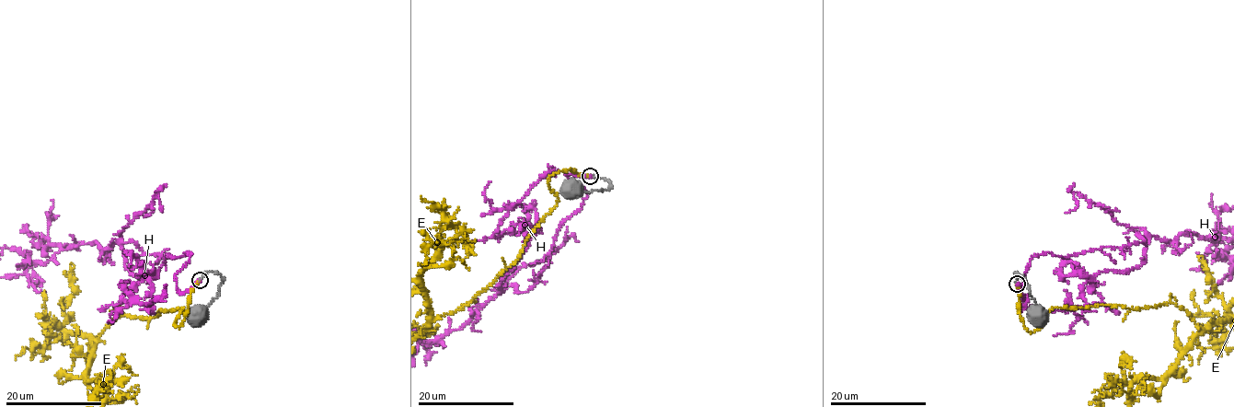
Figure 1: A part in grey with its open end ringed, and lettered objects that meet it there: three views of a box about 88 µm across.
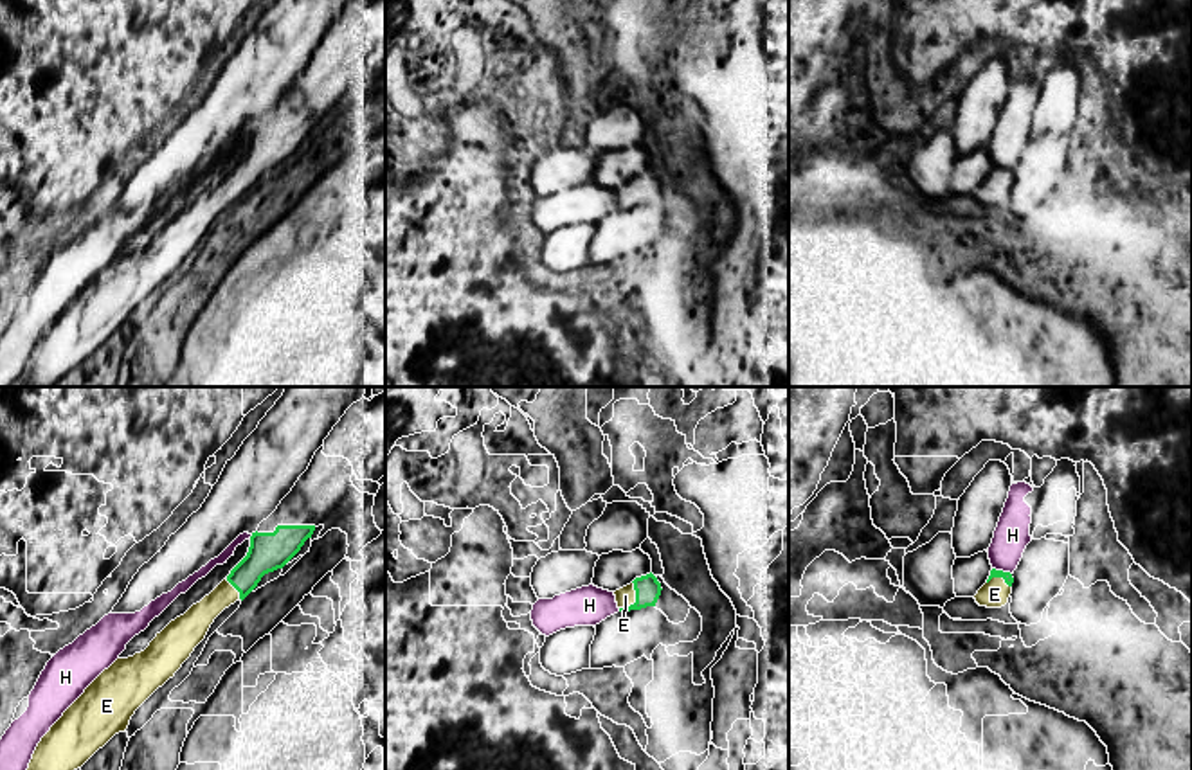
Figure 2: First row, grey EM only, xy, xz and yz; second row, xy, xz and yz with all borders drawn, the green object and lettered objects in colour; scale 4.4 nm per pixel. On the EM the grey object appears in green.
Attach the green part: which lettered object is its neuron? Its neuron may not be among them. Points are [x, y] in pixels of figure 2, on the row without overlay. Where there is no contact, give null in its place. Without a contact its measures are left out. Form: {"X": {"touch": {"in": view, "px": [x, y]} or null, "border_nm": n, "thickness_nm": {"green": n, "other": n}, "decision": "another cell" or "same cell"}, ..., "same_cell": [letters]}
{"E": {"touch": {"in": "xz", "px": [636, 196]}, "border_nm": 140, "thickness_nm": {"green": 110, "other": 90}, "decision": "same cell"}, "H": {"touch": {"in": "yz", "px": [1002, 168]}, "border_nm": 90, "thickness_nm": {"green": 50, "other": 160}, "decision": "another cell"}, "same_cell": ["E"]}

